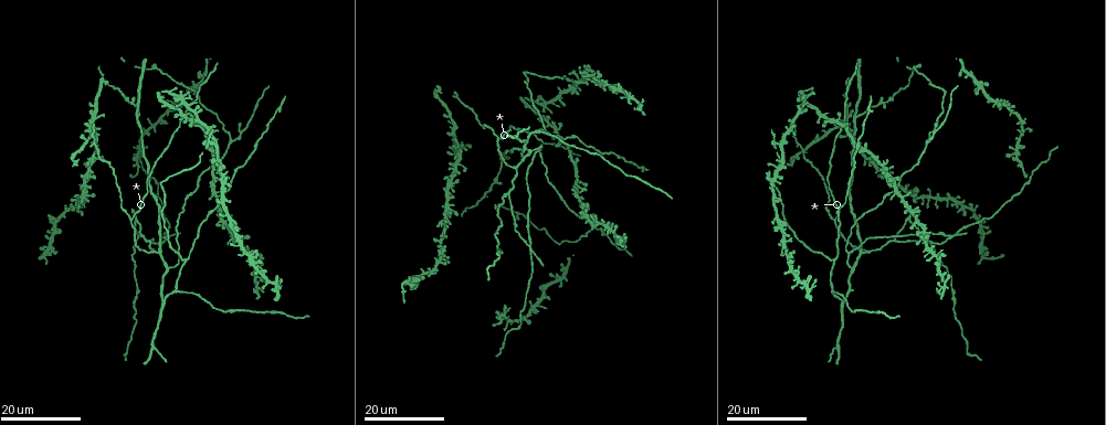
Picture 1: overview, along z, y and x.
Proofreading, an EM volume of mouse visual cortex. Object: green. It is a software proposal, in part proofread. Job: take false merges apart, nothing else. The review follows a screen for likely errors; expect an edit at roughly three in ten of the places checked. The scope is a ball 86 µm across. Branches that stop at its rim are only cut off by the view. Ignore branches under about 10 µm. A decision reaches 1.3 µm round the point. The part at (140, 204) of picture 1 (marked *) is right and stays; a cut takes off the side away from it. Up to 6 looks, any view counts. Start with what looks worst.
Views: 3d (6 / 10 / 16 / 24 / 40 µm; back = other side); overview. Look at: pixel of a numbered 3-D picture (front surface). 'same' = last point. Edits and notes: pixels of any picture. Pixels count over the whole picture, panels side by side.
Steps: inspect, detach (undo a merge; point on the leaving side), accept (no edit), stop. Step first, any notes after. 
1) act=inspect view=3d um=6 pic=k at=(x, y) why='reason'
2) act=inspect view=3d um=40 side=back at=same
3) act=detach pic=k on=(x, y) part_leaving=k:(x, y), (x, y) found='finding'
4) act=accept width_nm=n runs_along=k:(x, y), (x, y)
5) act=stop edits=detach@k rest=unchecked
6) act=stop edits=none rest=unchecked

act=inspect view=3d um=24 pic=1 at=(952, 235) why='four-way junction'

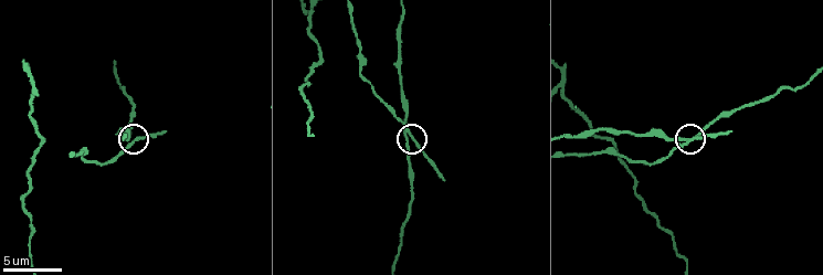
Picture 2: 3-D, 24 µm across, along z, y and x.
act=inspect view=3d um=6 pic=2 at=(684, 138)

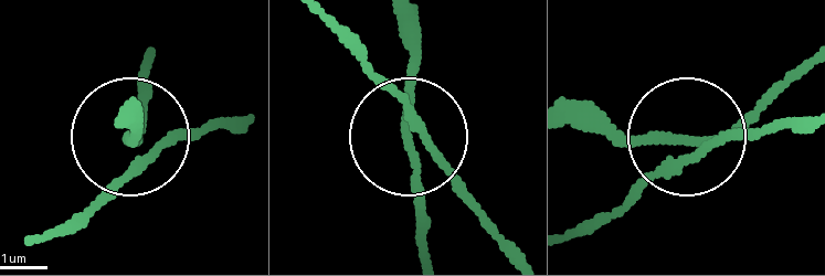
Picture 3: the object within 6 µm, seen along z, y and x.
act=accept runs_along=3:(34, 235), (71, 224), (130, 165), (130, 129) found='continuous, no second neuron'

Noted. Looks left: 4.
act=inspect view=3d um=16 pic=1 at=(894, 241) why='three arms meet'

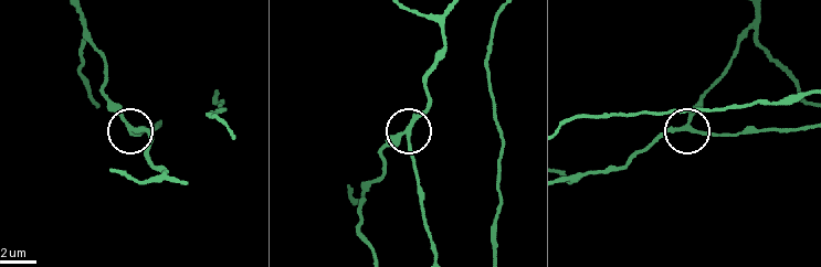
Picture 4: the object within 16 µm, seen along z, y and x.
act=inspect view=3d um=6 pic=4 at=(408, 134)

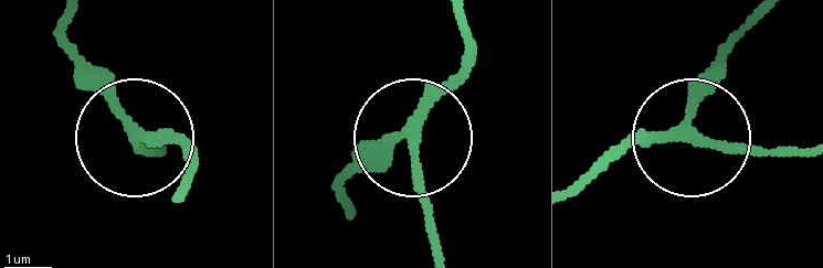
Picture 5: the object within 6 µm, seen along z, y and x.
act=accept width_nm=220 runs_along=5:(465, 25), (461, 73), (421, 128), (381, 136), (338, 175) found='one neuron here'

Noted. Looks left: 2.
act=inspect view=3d um=24 pic=1 at=(136, 118) why='arms part here'

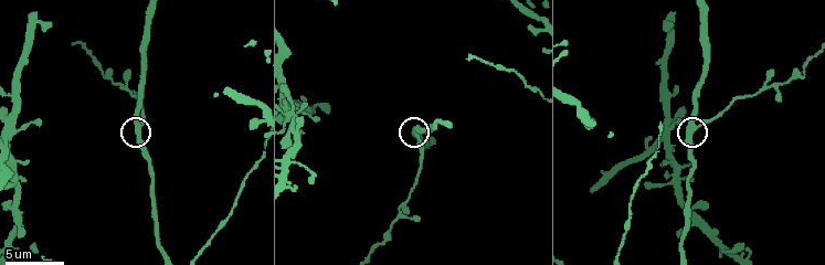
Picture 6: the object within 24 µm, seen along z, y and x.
act=inspect view=3d um=10 pic=6 at=(141, 127) why='closer look'

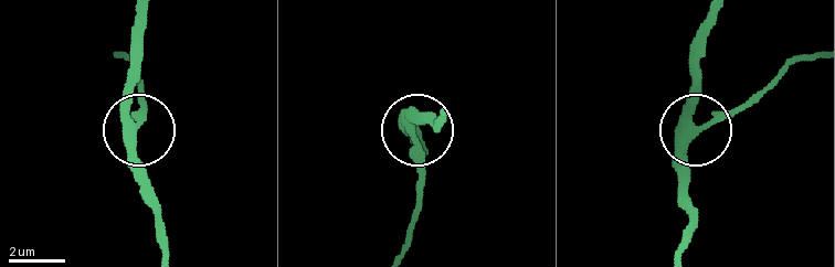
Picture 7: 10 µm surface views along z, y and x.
act=accept arms=3 runs_along=7:(166, 249), (129, 115), (129, 39) found='one neuron here'

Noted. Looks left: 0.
act=stop edits=none rest=unchecked

